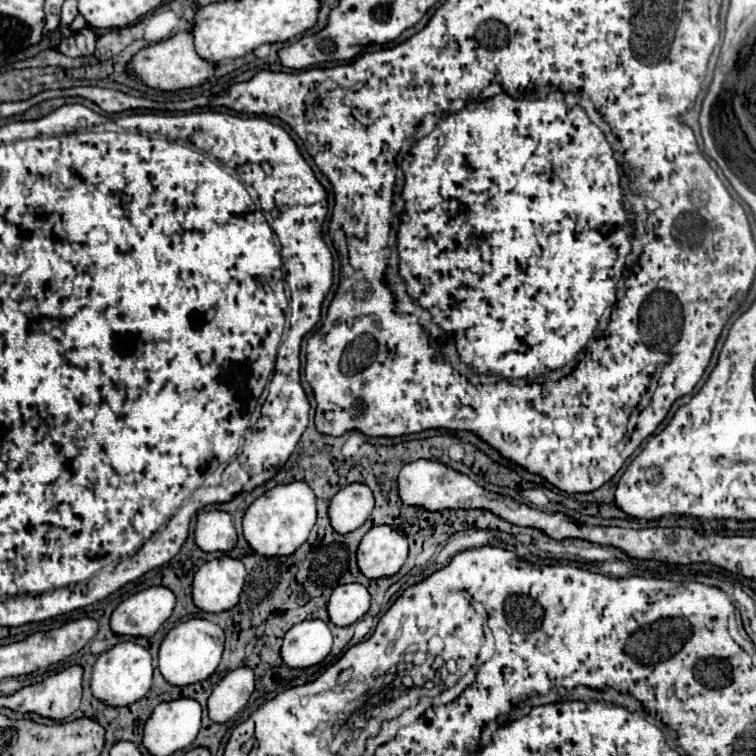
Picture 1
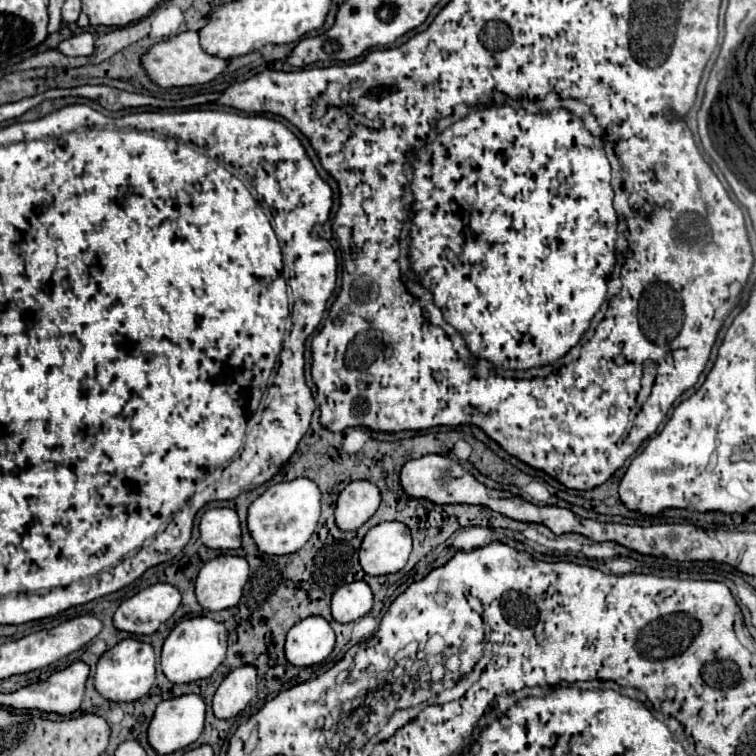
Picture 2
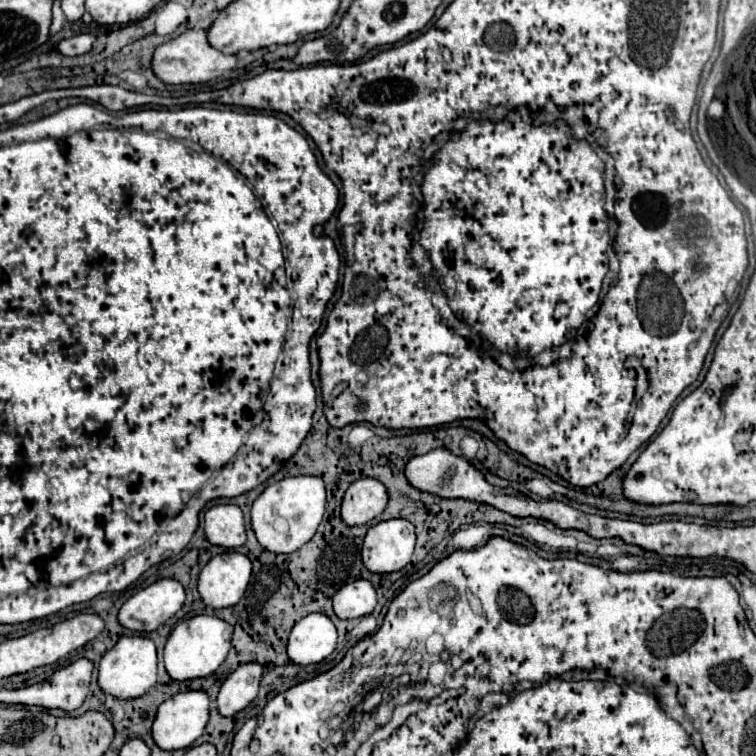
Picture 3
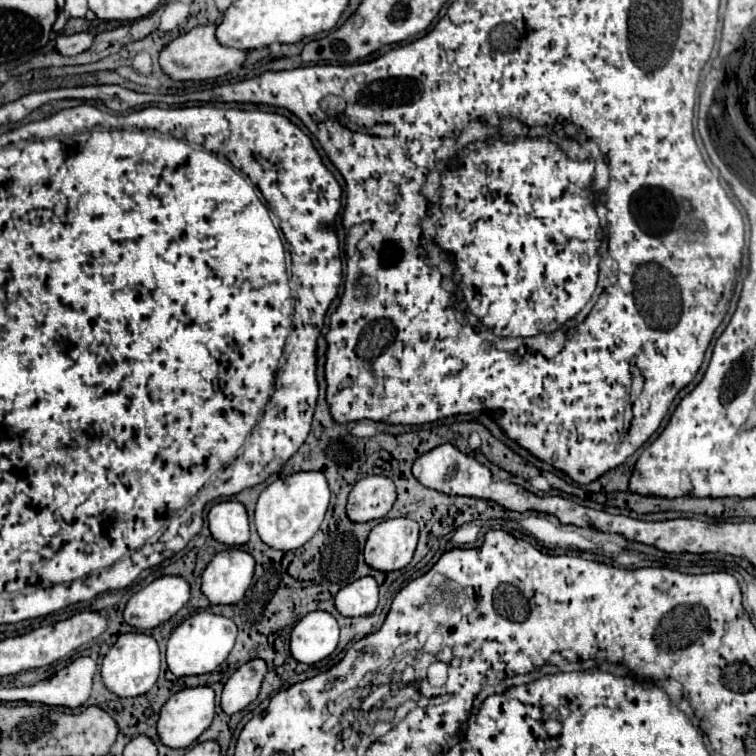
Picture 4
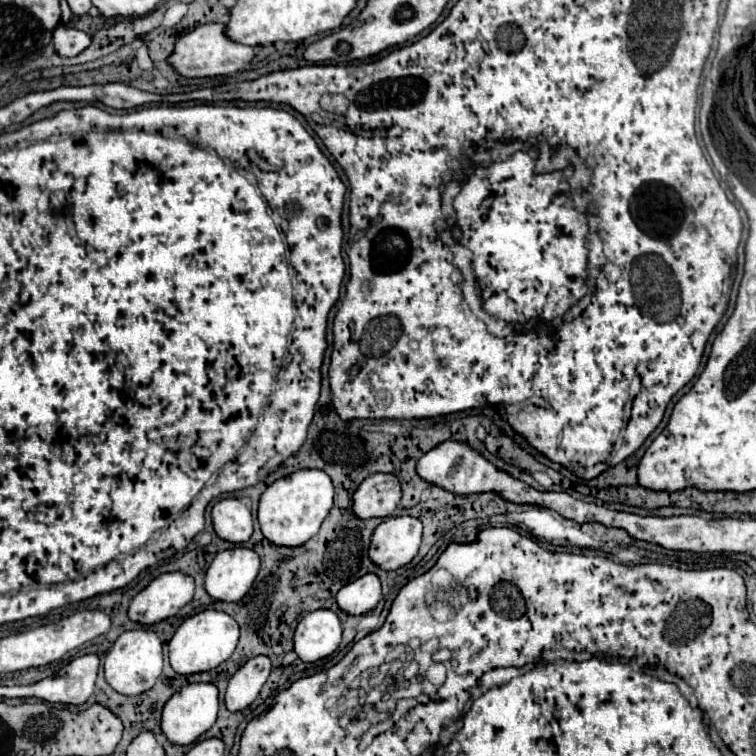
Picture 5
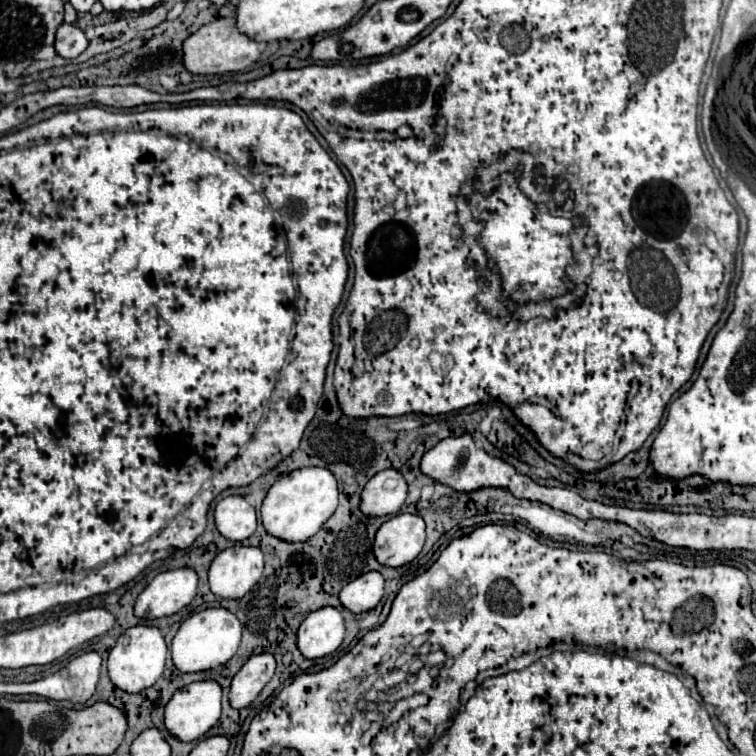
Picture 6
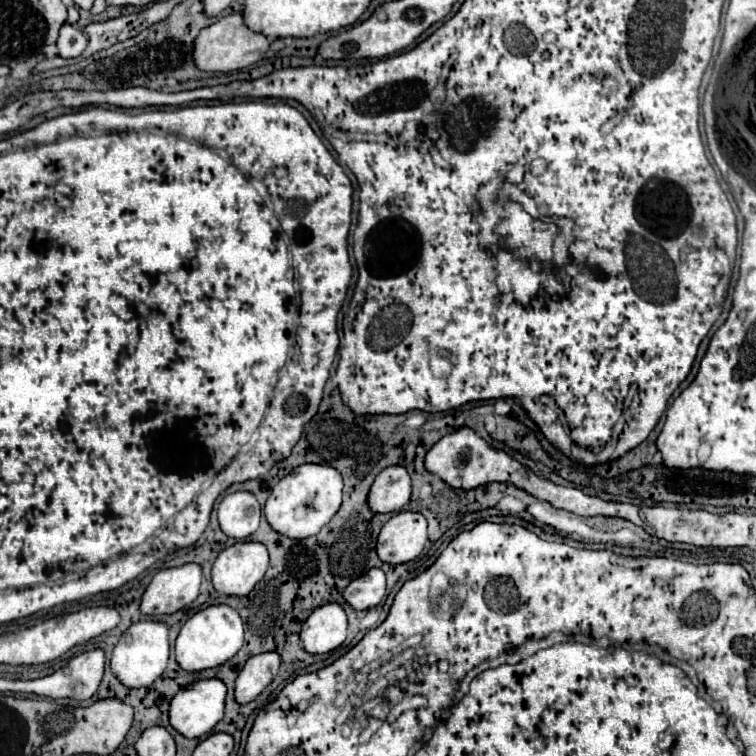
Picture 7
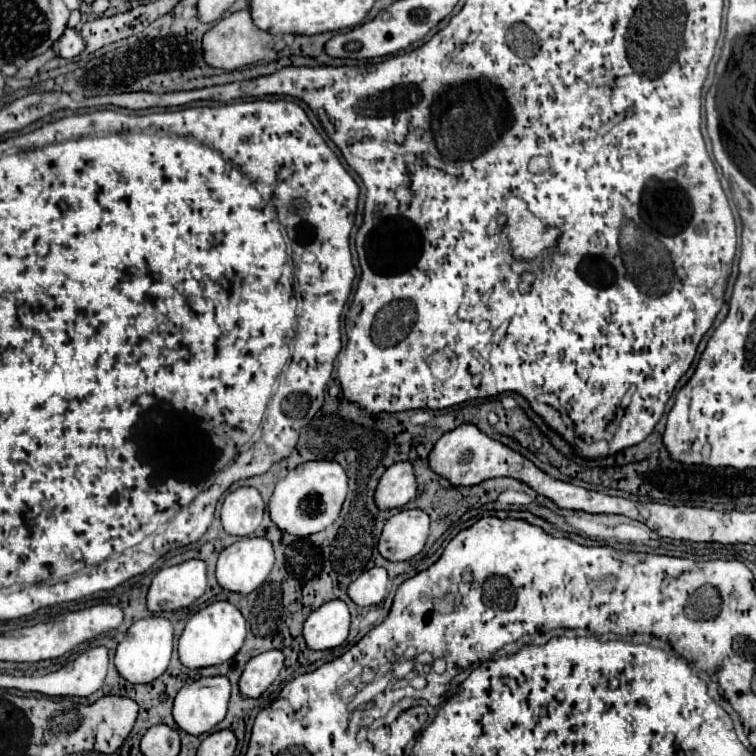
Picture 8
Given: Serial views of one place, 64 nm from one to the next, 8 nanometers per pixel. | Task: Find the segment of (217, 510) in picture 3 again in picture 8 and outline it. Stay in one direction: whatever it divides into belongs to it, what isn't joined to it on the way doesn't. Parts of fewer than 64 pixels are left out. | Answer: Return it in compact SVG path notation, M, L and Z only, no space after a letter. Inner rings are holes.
M252 486L238 488L226 494L220 516L222 526L228 534L234 536L250 536L262 522L264 516L264 500L260 492Z

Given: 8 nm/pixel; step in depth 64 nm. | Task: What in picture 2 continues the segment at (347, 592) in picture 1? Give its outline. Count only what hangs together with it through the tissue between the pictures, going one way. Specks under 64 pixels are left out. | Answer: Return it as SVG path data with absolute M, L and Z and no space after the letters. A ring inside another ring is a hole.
M366 582L340 586L332 596L332 616L338 622L354 622L372 610L372 590Z

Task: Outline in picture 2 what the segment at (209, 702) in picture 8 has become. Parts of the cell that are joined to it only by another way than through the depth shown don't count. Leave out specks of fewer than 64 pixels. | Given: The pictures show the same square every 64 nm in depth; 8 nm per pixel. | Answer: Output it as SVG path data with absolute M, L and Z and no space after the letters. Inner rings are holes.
M184 694L158 704L148 728L148 740L160 754L188 748L204 730L206 702L198 694Z

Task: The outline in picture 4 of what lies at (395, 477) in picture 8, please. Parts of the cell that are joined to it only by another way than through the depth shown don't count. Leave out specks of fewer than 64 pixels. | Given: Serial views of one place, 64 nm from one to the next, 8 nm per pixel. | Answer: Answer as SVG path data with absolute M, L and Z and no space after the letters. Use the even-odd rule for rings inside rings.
M364 476L360 482L354 484L348 496L346 512L348 512L348 518L354 522L368 522L372 518L384 518L390 512L394 502L396 502L396 486L388 476Z

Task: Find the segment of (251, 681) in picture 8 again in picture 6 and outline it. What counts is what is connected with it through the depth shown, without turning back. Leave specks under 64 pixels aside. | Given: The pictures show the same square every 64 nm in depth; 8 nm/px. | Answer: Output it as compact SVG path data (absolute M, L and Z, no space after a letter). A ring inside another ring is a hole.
M272 654L250 656L248 662L232 680L230 704L232 708L246 708L262 692L276 672L276 658Z

